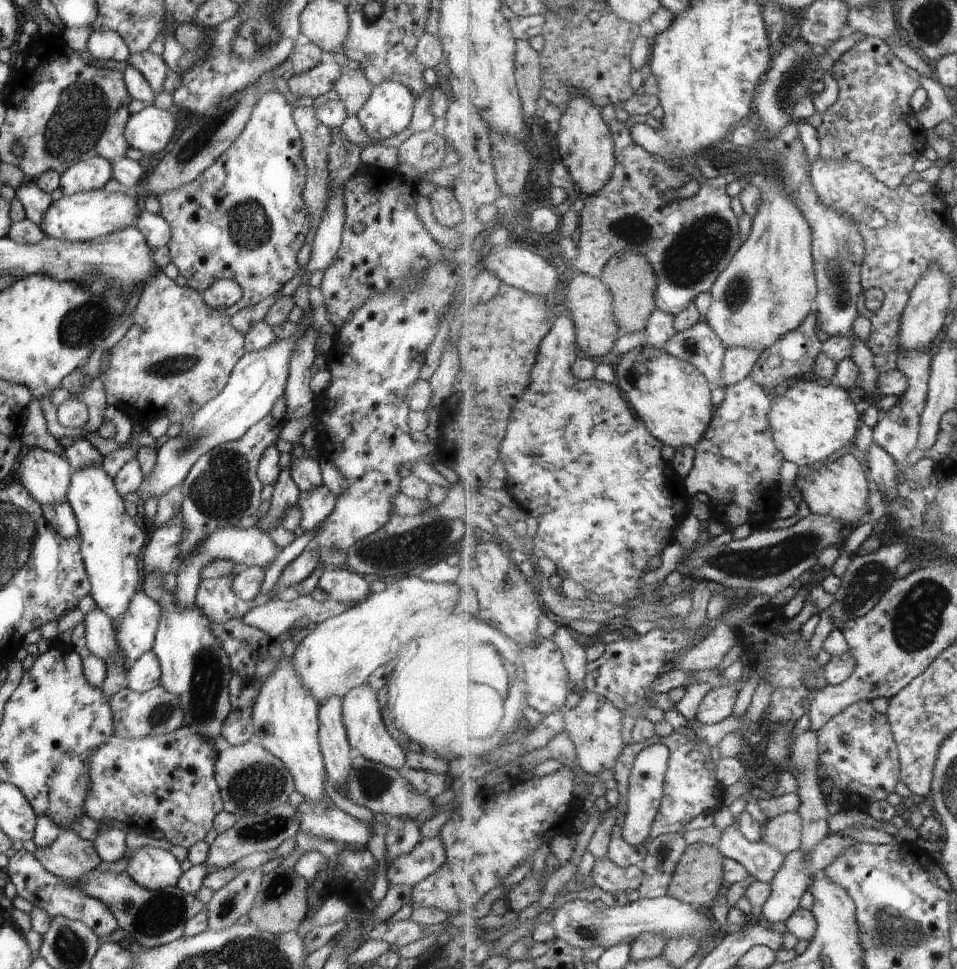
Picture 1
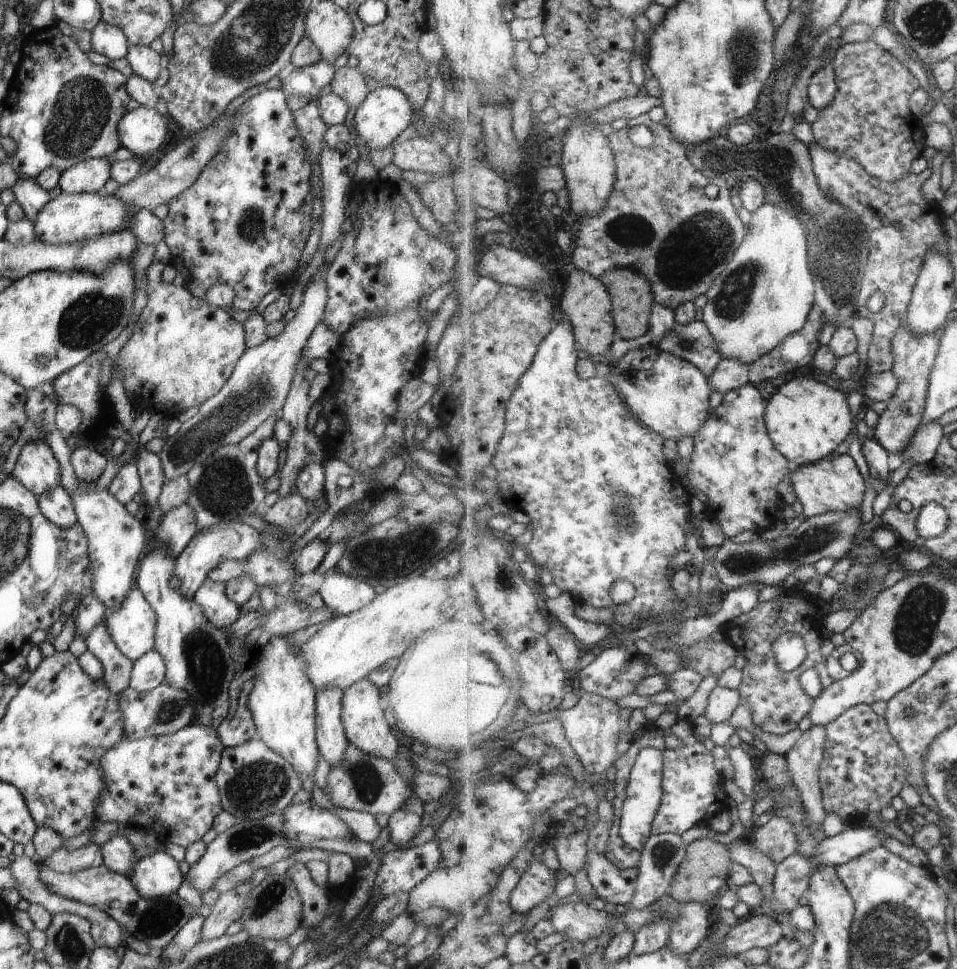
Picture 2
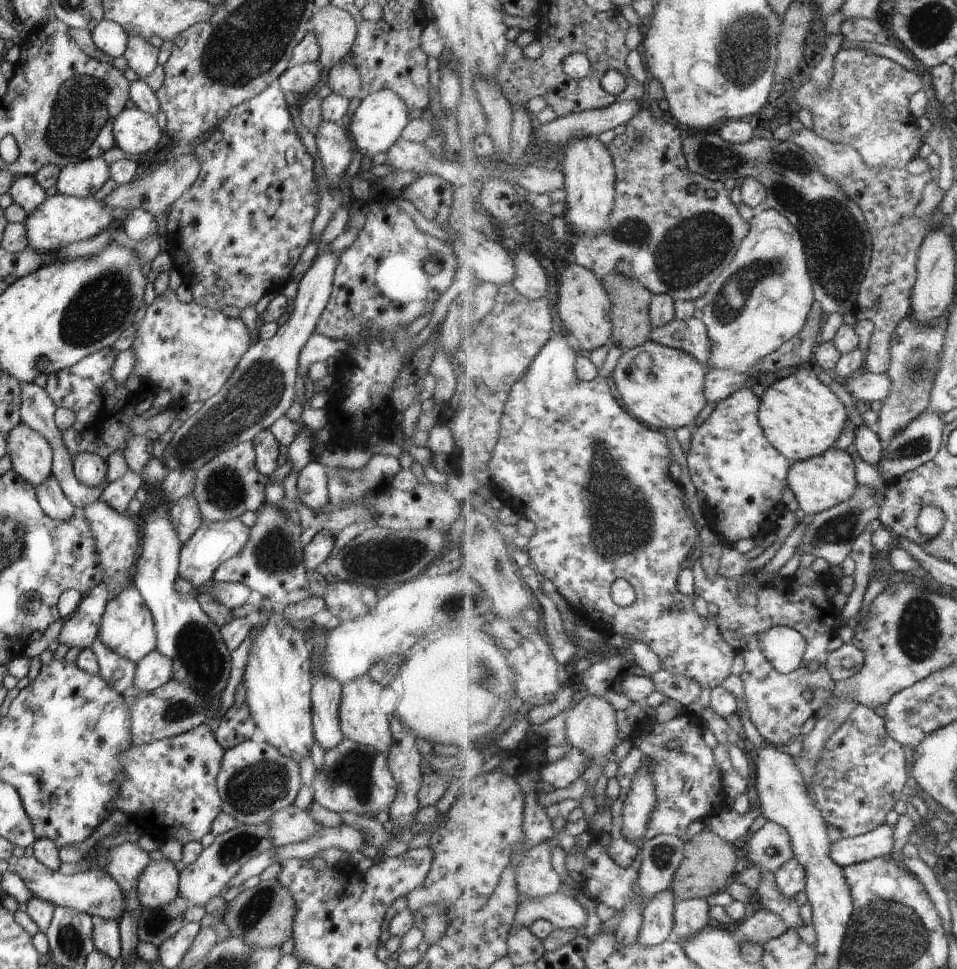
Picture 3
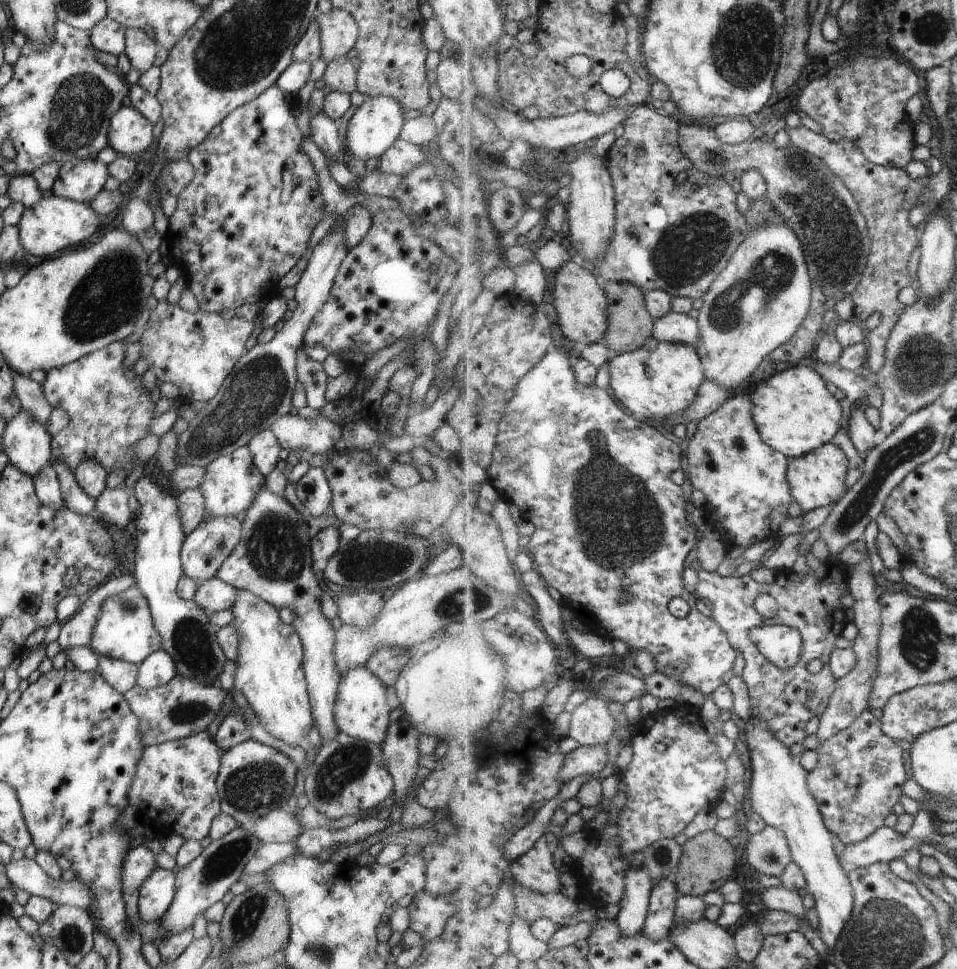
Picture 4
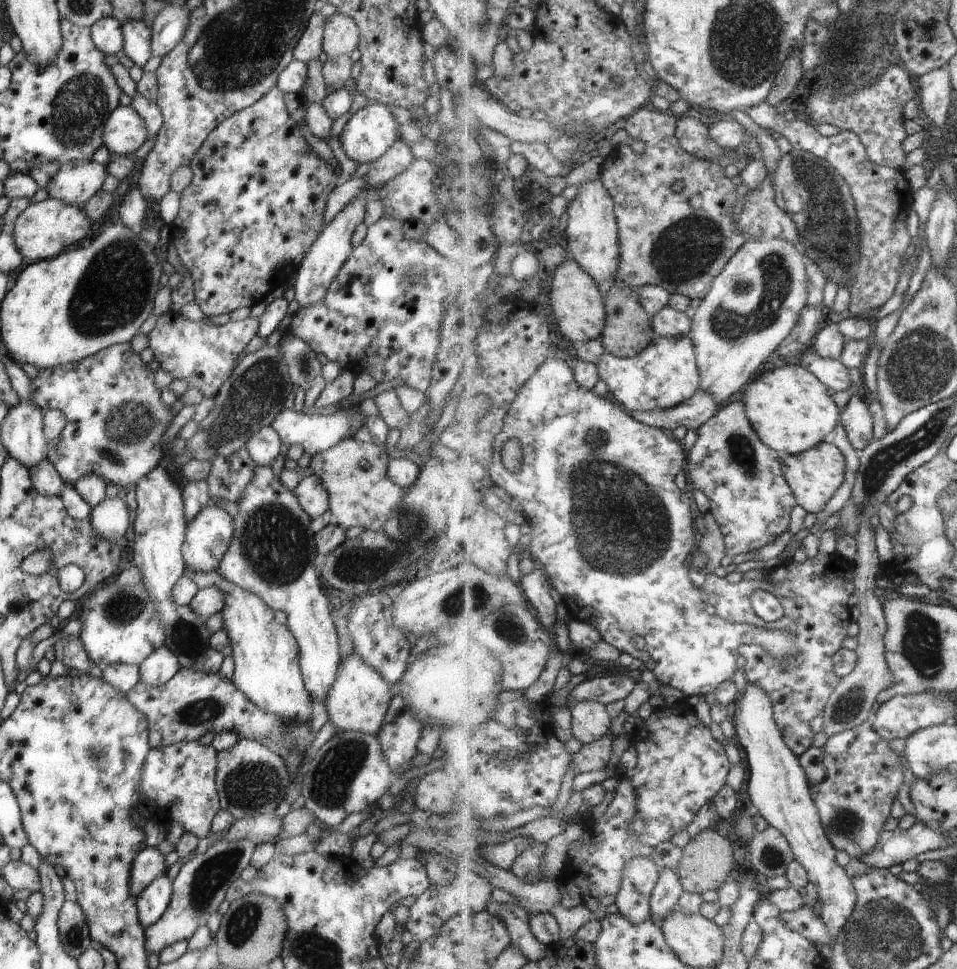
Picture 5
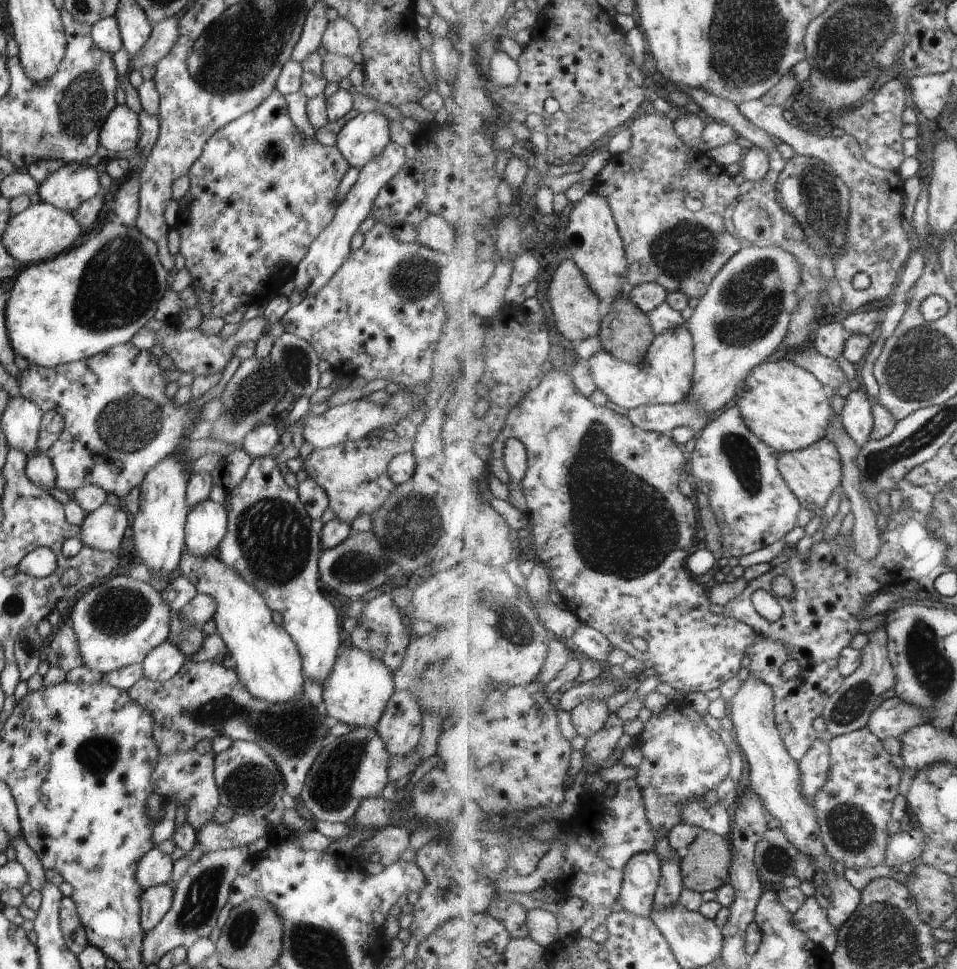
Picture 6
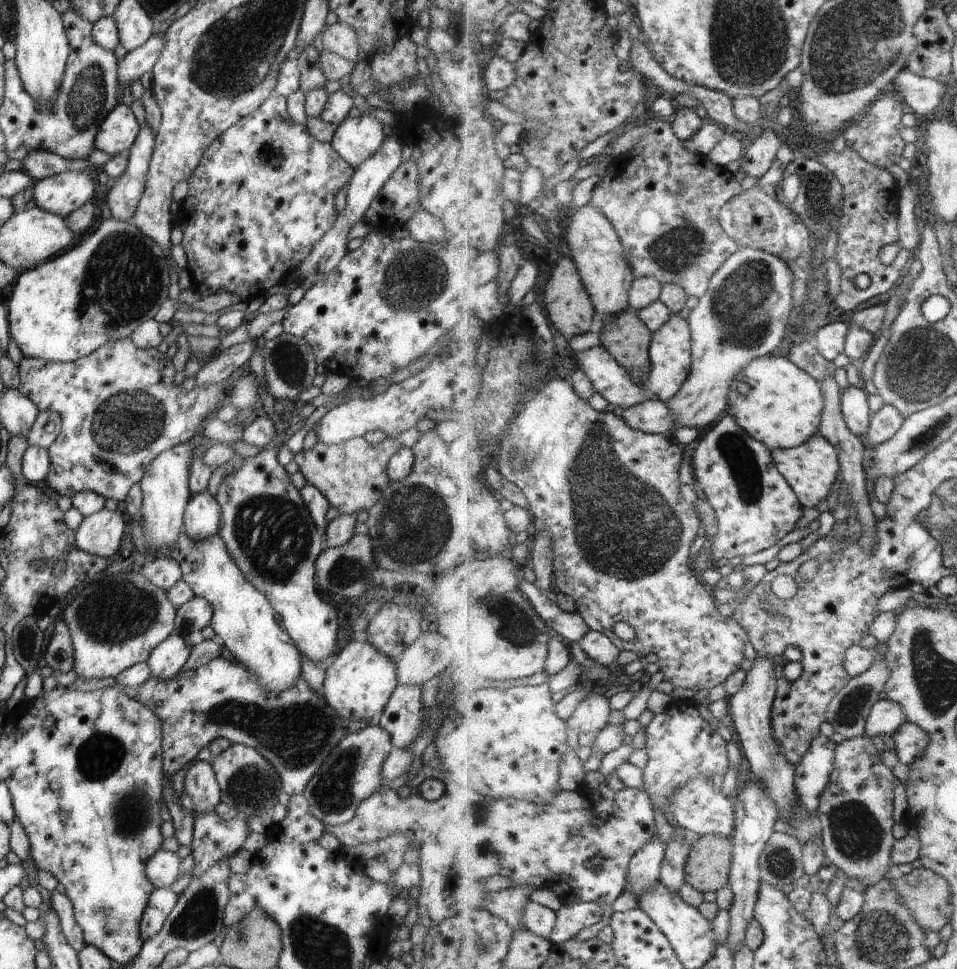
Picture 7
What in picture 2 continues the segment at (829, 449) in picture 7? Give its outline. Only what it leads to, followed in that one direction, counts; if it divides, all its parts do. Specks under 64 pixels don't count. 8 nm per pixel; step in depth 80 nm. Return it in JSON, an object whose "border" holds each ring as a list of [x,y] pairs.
{"border":[[[833,454],[829,458],[823,458],[813,464],[798,466],[790,476],[792,488],[796,499],[802,505],[803,513],[807,518],[812,518],[827,512],[845,512],[849,508],[857,508],[863,502],[865,496],[865,480],[853,456],[845,454]]]}

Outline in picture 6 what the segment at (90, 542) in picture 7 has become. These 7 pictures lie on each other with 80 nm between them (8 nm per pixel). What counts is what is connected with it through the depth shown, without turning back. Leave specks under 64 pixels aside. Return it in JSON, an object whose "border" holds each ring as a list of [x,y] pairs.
{"border":[[[103,503],[85,515],[77,538],[82,546],[113,553],[119,546],[127,526],[127,514],[120,510],[118,505]]]}

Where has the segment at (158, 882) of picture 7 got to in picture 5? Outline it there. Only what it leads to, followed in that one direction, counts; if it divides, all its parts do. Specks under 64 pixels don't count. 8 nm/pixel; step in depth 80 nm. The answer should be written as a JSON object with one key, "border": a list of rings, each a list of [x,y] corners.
{"border":[[[143,846],[143,848],[135,854],[135,858],[133,858],[131,866],[129,866],[129,886],[127,886],[129,894],[131,894],[133,898],[137,898],[141,890],[143,890],[153,878],[157,878],[159,874],[164,874],[166,871],[167,867],[164,856],[162,856],[155,847]]]}

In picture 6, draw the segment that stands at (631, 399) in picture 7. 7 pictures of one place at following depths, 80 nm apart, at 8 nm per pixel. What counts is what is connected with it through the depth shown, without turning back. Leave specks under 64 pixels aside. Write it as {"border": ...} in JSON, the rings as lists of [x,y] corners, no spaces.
{"border":[[[688,328],[667,330],[656,335],[653,344],[643,360],[643,364],[635,366],[629,362],[621,362],[613,354],[601,348],[588,359],[582,360],[589,366],[591,376],[597,382],[598,390],[608,397],[608,403],[624,410],[635,410],[653,404],[675,405],[682,402],[693,390],[693,378],[696,373],[696,350],[693,336]]]}

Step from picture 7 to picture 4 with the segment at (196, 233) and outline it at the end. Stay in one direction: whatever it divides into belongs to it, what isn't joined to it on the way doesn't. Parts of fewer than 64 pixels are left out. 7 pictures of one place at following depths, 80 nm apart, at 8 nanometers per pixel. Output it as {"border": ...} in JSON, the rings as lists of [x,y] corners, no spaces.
{"border":[[[269,86],[261,92],[254,100],[231,110],[212,130],[207,137],[189,150],[186,160],[194,167],[193,179],[177,195],[177,206],[173,214],[168,217],[167,228],[162,232],[163,249],[171,263],[175,265],[186,278],[188,289],[191,290],[197,305],[201,311],[207,313],[221,313],[225,308],[237,309],[243,304],[257,304],[258,301],[267,299],[274,295],[279,287],[279,281],[287,272],[292,270],[296,262],[307,250],[307,242],[318,221],[321,219],[321,194],[319,194],[317,177],[307,154],[299,150],[302,134],[297,129],[296,120],[291,116],[292,106],[286,101],[285,94],[276,88]]]}

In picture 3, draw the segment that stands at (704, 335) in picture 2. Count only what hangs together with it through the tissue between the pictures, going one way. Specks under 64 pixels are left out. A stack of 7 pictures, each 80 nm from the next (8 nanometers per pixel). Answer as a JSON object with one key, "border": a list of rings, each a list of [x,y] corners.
{"border":[[[689,318],[685,321],[675,319],[663,328],[656,328],[651,340],[661,346],[691,354],[693,358],[697,358],[705,368],[709,369],[712,347],[709,332],[702,319]]]}

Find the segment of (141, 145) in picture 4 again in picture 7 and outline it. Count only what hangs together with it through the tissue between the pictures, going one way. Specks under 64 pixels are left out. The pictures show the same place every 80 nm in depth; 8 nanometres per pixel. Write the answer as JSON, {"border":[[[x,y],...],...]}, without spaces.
{"border":[[[126,101],[116,104],[99,122],[93,146],[111,155],[126,152],[135,141],[138,129],[137,120]]]}

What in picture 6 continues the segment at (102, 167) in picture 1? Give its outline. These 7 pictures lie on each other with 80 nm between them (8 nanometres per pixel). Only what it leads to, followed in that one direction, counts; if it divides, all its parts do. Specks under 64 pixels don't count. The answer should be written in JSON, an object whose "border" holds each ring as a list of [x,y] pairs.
{"border":[[[65,163],[38,184],[41,201],[72,213],[77,206],[102,191],[99,177],[102,169],[85,163]]]}

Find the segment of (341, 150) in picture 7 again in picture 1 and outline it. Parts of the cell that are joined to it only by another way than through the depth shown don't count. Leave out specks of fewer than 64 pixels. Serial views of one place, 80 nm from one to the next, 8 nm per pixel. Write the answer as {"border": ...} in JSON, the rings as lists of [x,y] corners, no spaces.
{"border":[[[384,81],[373,90],[355,117],[373,140],[390,138],[411,121],[415,96],[401,82]]]}

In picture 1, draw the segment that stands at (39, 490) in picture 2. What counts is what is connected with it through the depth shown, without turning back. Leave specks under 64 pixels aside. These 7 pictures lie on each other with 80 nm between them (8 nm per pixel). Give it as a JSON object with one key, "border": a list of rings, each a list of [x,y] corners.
{"border":[[[29,447],[19,468],[11,475],[29,492],[37,504],[53,504],[66,499],[71,468],[63,456]]]}

